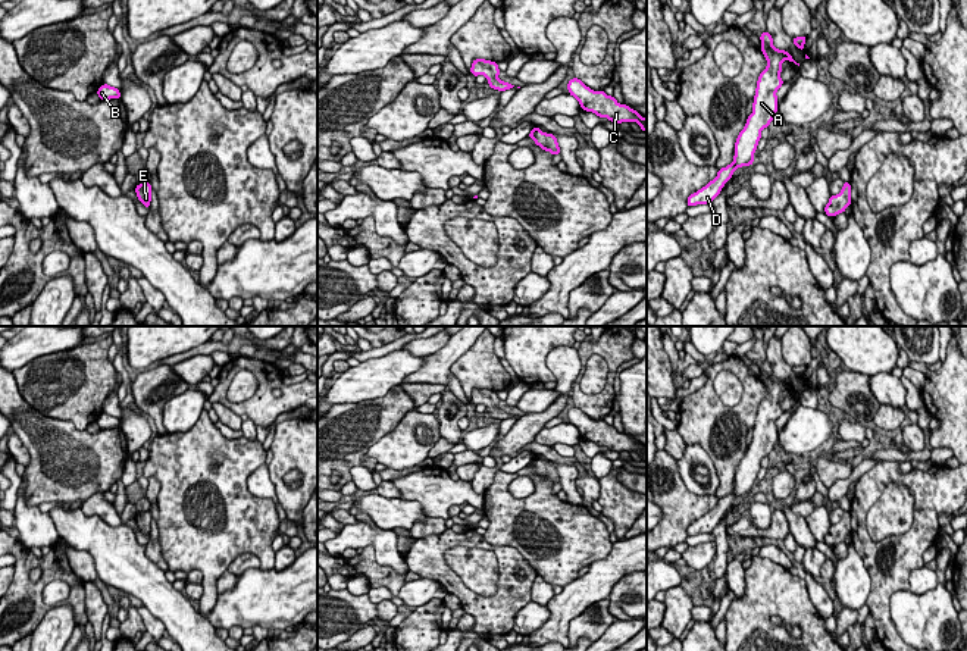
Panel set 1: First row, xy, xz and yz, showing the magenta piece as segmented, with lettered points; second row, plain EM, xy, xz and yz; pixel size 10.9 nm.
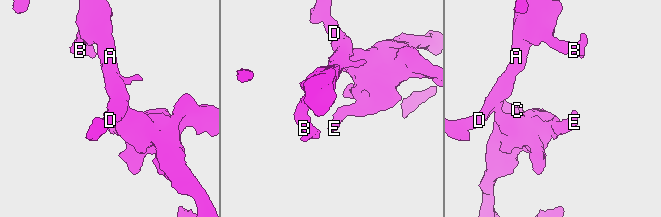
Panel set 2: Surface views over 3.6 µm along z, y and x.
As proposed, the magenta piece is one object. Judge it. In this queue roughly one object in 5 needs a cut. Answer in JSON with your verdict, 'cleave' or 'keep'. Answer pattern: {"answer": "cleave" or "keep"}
{"answer": "keep"}

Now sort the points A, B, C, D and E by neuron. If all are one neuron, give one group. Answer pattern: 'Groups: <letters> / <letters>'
Groups: A B C D E

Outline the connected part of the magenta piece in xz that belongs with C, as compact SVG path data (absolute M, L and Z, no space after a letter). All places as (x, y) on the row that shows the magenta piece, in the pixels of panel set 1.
M573 78L567 84L569 94L573 96L582 110L592 112L600 118L607 118L611 122L636 122L644 132L647 132L647 118L644 119L636 110L630 109L628 104L619 104L605 91L594 91L586 87L580 79Z

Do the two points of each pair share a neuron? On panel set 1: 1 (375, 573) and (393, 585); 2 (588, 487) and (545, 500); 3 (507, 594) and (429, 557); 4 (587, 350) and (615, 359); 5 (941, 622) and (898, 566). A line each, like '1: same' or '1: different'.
1: same
2: different
3: same
4: same
5: different

